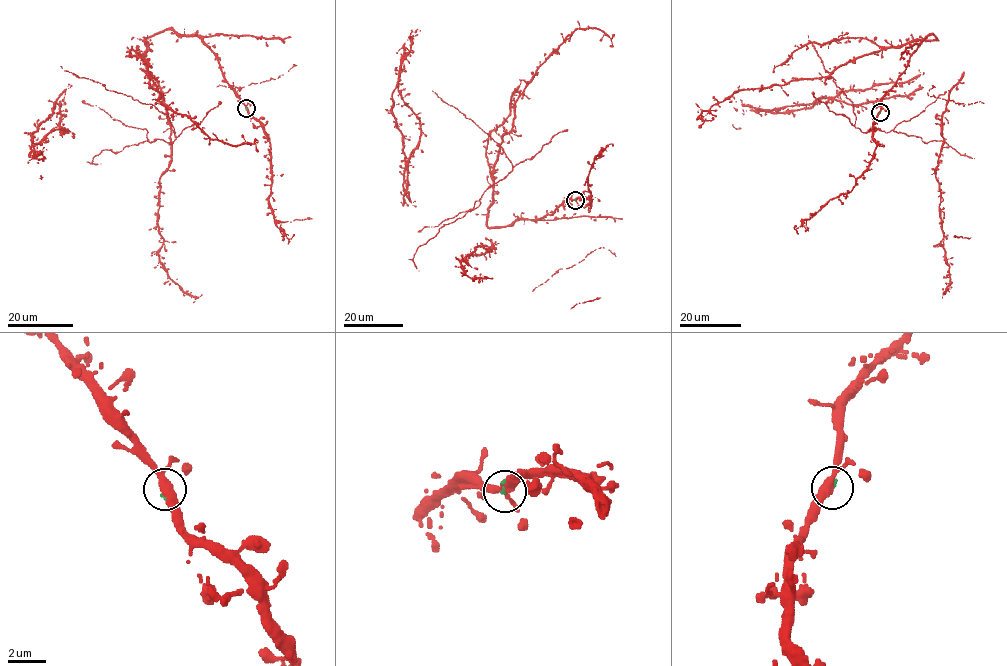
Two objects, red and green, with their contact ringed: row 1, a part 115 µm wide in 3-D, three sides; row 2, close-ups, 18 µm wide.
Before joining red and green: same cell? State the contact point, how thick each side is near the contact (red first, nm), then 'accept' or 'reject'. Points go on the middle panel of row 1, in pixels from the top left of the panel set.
(575, 200) | 320/180 nm | accept

